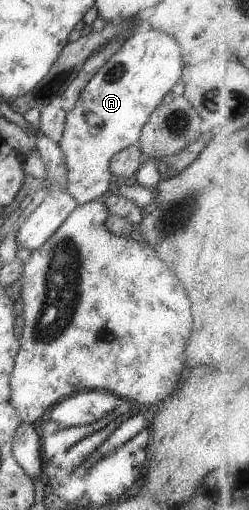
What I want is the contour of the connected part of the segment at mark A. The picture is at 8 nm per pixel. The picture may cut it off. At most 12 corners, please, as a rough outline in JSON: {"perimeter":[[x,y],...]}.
{"perimeter":[[146,26],[88,79],[57,143],[78,205],[114,190],[112,155],[179,81]]}

